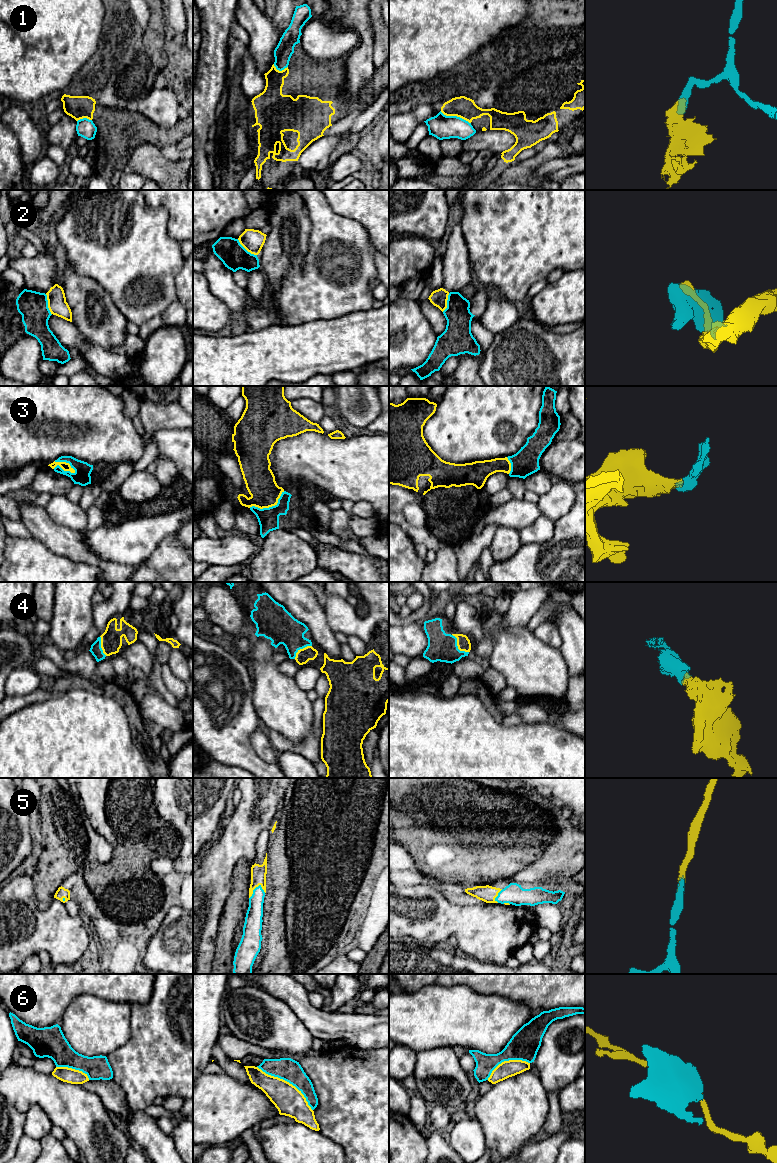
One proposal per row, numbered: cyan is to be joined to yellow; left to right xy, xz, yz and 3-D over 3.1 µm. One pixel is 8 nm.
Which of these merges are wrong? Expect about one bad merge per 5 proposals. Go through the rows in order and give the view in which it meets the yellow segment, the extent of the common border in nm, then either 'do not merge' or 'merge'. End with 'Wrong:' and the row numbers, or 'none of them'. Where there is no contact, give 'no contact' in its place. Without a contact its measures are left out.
1: yz | 260 nm | do not merge
2: xz | 200 nm | do not merge
3: xy | 200 nm | merge
4: yz | 200 nm | merge
5: xz | 150 nm | merge
6: xz | 550 nm | do not merge
Wrong: 1, 2, 6

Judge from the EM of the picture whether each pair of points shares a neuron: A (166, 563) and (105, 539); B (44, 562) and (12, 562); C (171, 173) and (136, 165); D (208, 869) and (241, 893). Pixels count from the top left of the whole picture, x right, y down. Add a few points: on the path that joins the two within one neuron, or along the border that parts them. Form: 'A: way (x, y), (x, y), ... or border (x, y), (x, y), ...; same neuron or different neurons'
A: border (164, 538), (138, 564); different neurons
B: way (36, 562), (20, 562); same neuron
C: way (162, 171), (153, 165), (145, 165); same neuron
D: border (231, 880), (231, 893), (223, 907); different neurons

